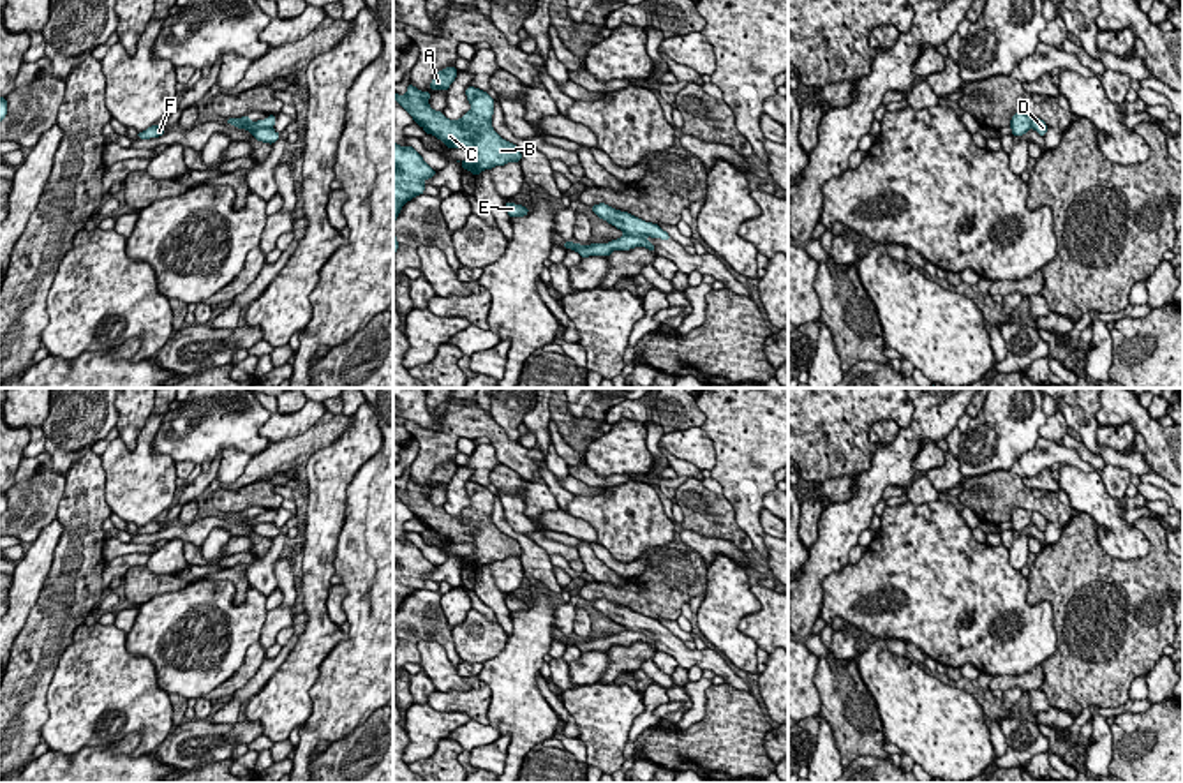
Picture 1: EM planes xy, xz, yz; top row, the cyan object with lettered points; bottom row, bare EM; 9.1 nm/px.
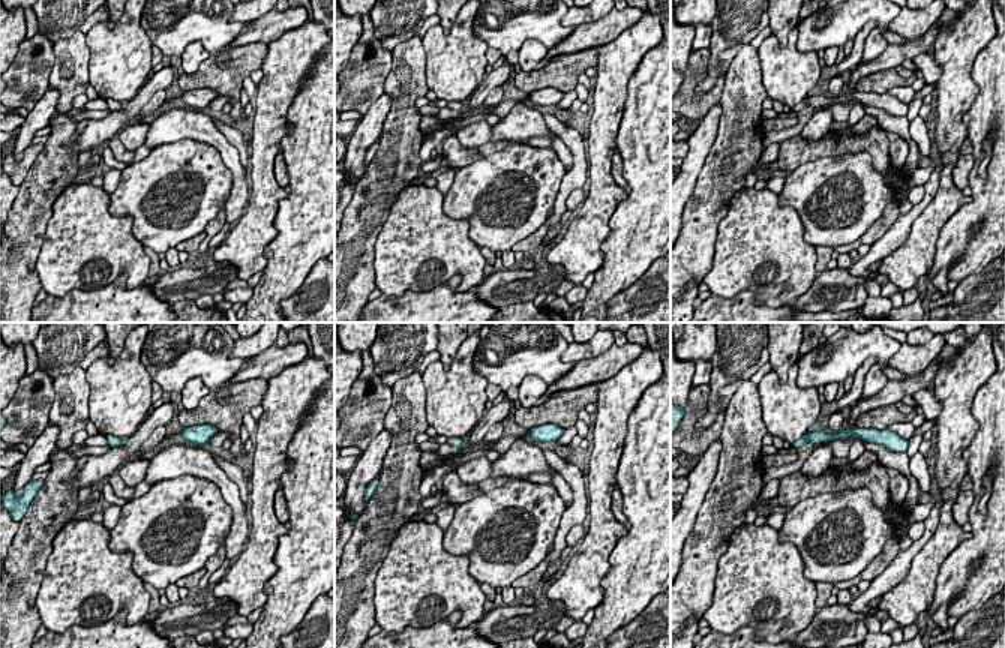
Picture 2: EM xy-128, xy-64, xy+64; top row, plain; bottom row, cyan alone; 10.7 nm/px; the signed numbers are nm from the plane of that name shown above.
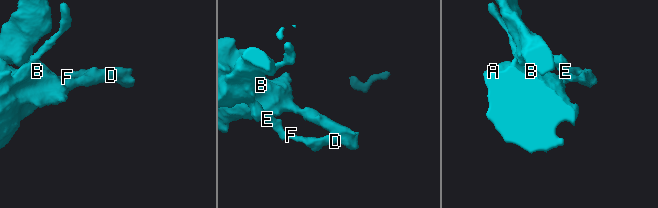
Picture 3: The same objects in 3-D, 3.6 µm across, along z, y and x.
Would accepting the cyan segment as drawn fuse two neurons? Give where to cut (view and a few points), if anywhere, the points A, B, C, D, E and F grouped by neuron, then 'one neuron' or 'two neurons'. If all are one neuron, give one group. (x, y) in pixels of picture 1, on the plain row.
xy (240, 514), (251, 524), (270, 522) | A B C / D E F | two neurons

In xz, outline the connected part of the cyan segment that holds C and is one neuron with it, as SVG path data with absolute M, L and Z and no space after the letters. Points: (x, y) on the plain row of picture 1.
M409 478L407 488L393 494L421 520L427 529L441 534L448 543L472 543L474 552L462 556L462 563L478 571L483 564L520 557L522 548L517 540L502 534L492 524L494 494L474 481L465 485L471 504L460 515L448 515L444 508L428 501L430 487L421 487Z

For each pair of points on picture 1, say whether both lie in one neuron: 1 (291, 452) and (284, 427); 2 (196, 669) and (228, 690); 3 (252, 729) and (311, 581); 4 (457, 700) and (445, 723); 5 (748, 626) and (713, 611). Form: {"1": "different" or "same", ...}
{"1": "different", "2": "different", "3": "different", "4": "different", "5": "different"}

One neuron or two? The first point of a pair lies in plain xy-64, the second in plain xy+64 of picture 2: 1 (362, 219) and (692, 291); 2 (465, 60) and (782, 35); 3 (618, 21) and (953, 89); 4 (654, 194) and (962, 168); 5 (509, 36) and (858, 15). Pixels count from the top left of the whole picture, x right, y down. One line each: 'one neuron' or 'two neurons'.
1: two neurons
2: two neurons
3: two neurons
4: two neurons
5: one neuron

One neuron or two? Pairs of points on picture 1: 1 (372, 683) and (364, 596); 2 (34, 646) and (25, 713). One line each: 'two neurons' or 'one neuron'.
1: one neuron
2: one neuron

